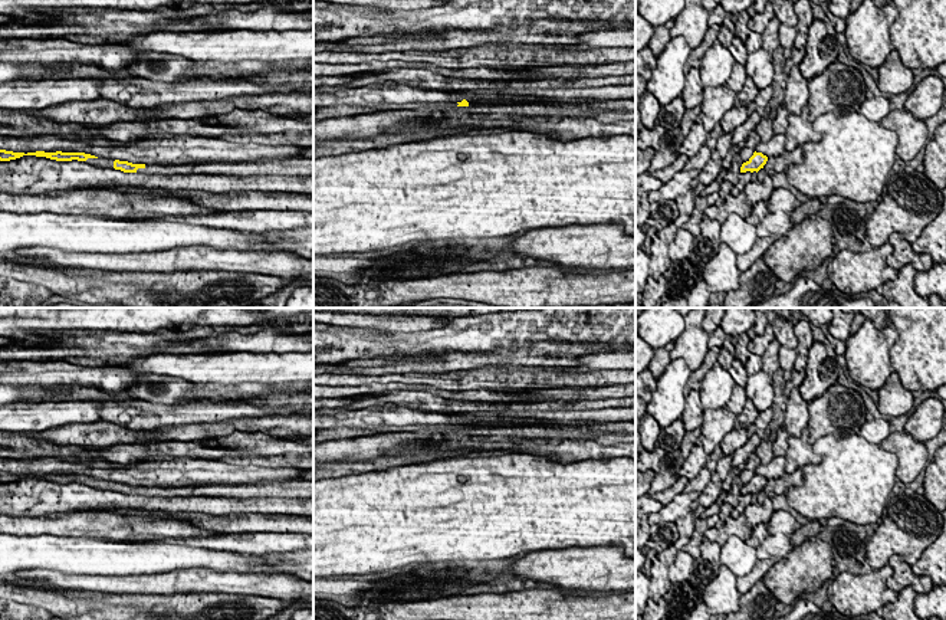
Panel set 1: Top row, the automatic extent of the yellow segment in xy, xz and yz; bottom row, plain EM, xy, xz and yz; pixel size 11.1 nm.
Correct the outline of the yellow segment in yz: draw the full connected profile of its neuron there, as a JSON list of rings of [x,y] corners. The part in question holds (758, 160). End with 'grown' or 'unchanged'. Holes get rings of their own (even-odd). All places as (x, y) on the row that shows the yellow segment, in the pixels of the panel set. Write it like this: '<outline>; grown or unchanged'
[[[755,151],[753,155],[746,163],[742,164],[740,173],[746,173],[746,171],[750,171],[750,173],[756,171],[758,173],[761,168],[763,168],[766,161],[768,161],[766,155]]]; unchanged

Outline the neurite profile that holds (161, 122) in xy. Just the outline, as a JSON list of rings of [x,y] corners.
[[[161,118],[147,122],[115,122],[111,125],[95,127],[81,125],[76,134],[82,138],[104,137],[111,141],[129,142],[145,138],[148,135],[191,135],[191,137],[214,137],[223,134],[240,134],[239,128],[227,125],[203,125],[198,119]]]

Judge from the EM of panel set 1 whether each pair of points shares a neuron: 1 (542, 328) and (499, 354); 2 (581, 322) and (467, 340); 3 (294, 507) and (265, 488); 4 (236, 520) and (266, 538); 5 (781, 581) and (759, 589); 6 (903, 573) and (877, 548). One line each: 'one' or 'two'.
1: two
2: one
3: two
4: two
5: two
6: two

